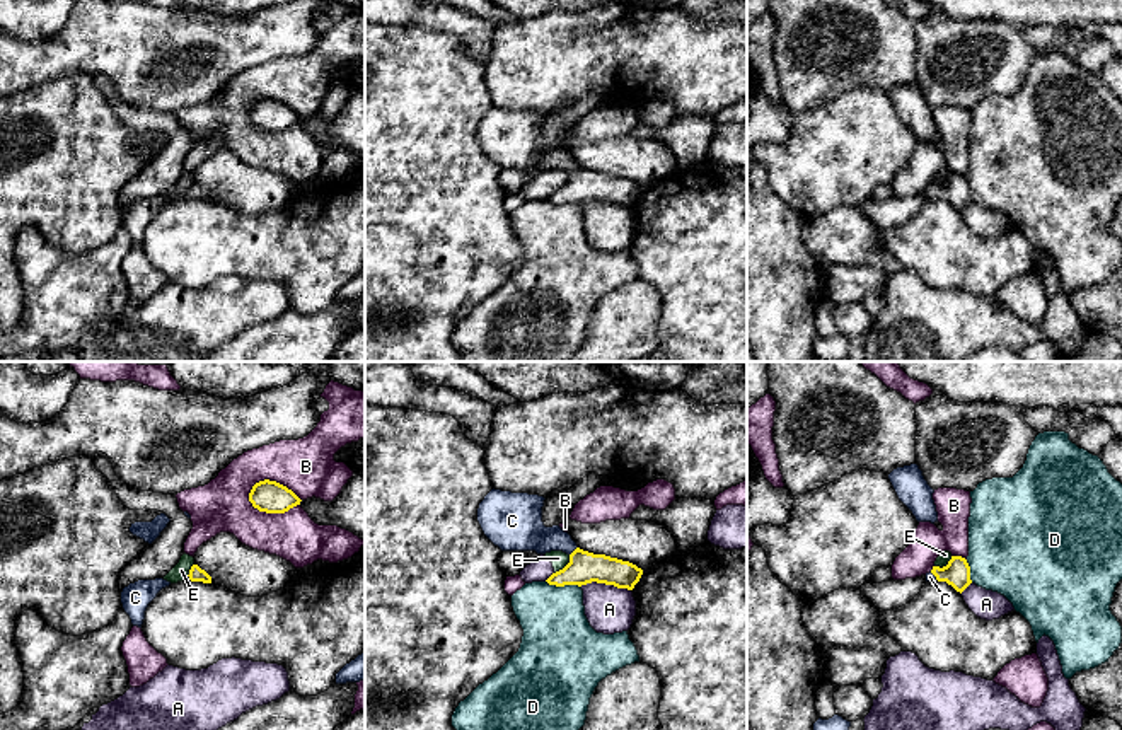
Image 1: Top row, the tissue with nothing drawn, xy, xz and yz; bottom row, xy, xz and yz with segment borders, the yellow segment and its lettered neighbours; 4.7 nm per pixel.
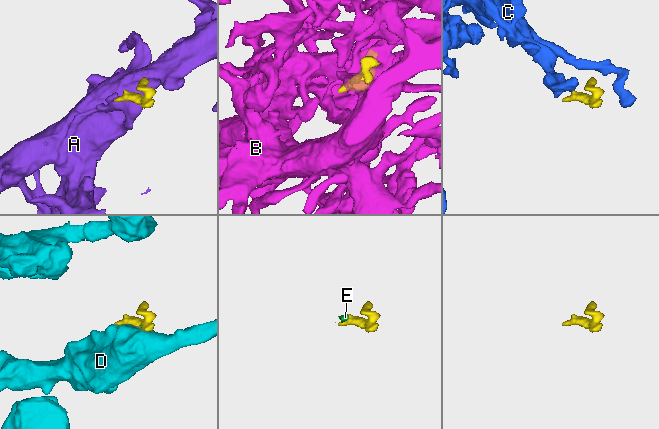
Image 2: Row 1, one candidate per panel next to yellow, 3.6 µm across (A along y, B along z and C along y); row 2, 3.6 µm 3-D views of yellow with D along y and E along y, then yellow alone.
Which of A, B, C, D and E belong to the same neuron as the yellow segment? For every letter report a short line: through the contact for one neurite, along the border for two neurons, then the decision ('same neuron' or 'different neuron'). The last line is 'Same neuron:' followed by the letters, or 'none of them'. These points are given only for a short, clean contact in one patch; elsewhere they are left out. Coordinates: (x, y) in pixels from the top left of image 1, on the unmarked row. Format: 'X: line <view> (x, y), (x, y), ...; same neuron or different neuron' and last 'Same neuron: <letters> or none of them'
A: line xz (580, 203), (604, 200), (630, 208); different neuron
B: different neuron
C: line xz (584, 185), (573, 169), (563, 159), (526, 149); same neuron
D: different neuron
E: line xz (570, 173), (570, 178), (555, 191); different neuron
Same neuron: C

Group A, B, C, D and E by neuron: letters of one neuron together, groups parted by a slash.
A B E / C / D

